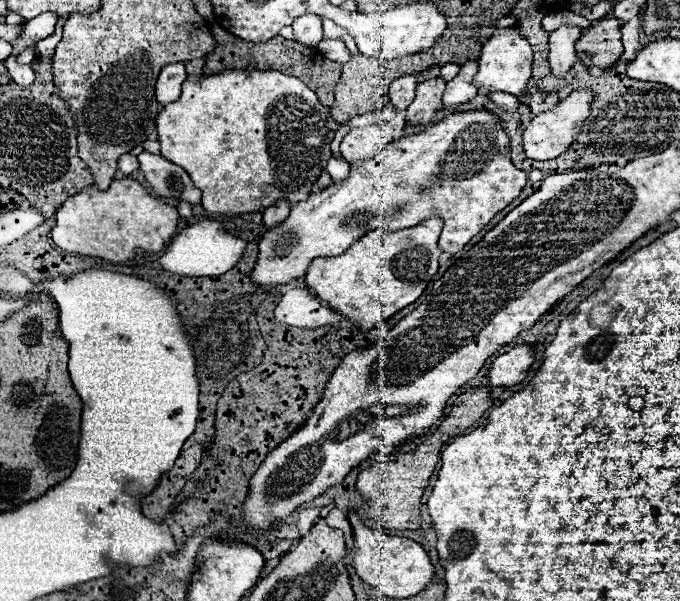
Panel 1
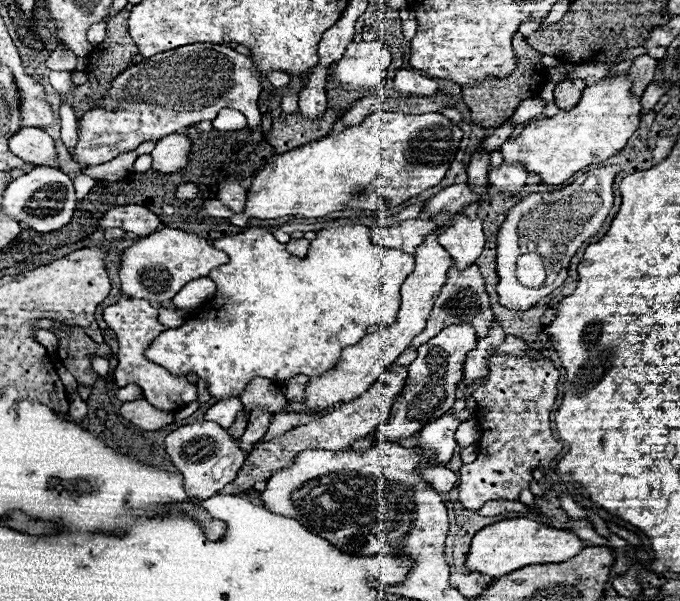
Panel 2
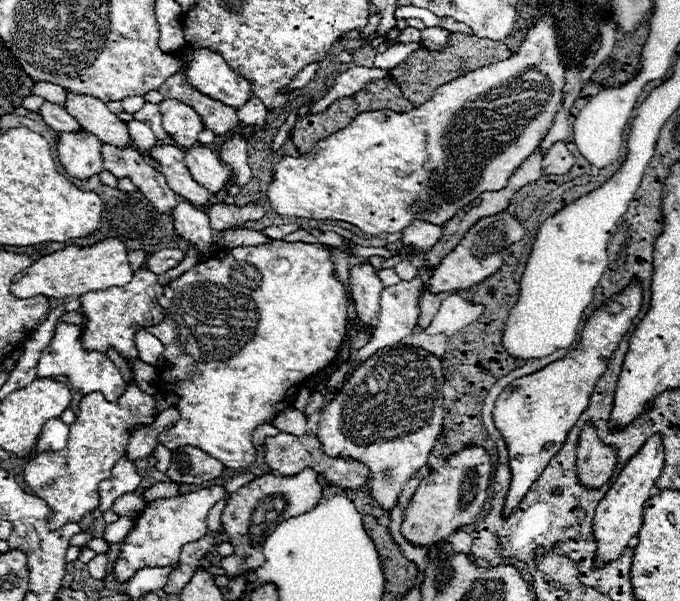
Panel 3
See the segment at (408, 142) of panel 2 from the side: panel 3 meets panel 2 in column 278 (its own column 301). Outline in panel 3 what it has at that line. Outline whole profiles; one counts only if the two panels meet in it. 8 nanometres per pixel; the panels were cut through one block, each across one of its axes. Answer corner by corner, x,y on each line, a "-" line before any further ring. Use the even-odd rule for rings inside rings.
546,8
542,10
544,16
540,18
540,22
528,32
524,44
520,46
520,50
510,56
508,60
490,64
486,68
478,68
474,72
468,72
444,86
440,86
432,100
410,110
410,112
394,112
394,110
374,110
374,112
362,112
354,118
354,122
350,122
344,130
338,130
334,134
330,134
330,138
326,140
318,140
314,150
310,154
304,156
284,156
278,164
276,164
276,172
272,176
272,182
268,186
268,200
270,206
280,214
280,216
296,216
296,218
316,218
316,220
344,220
350,222
354,226
358,226
362,232
378,236
378,234
396,234
402,232
404,228
408,228
414,220
426,220
430,224
438,224
442,226
444,222
448,222
462,206
468,206
474,198
478,198
478,194
482,192
496,192
502,190
510,178
510,174
520,166
520,162
524,162
524,158
528,158
542,142
544,134
550,130
554,116
560,108
560,102
564,100
564,66
560,60
560,52
556,48
556,34
552,28
552,18
546,14

